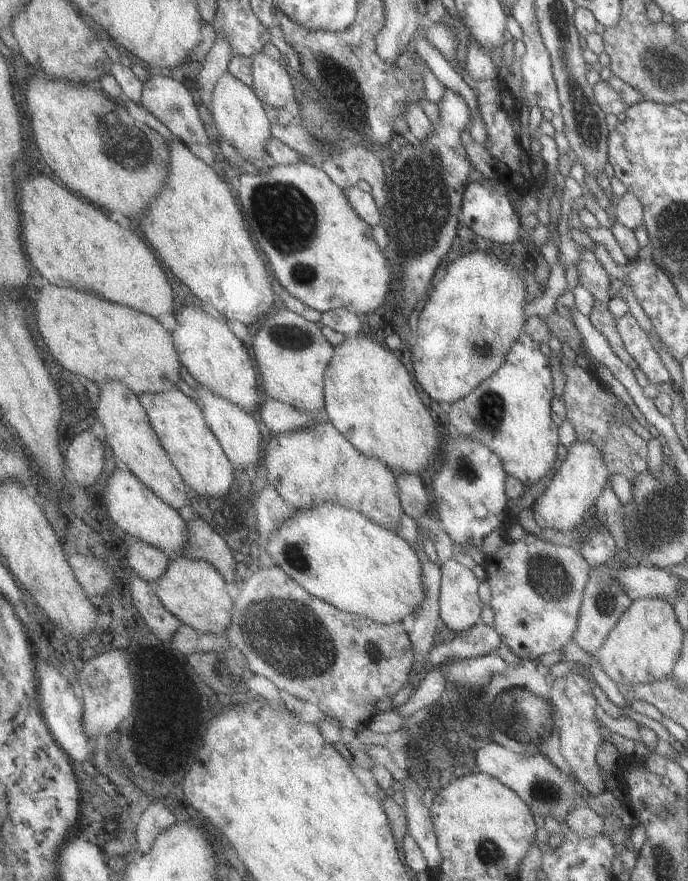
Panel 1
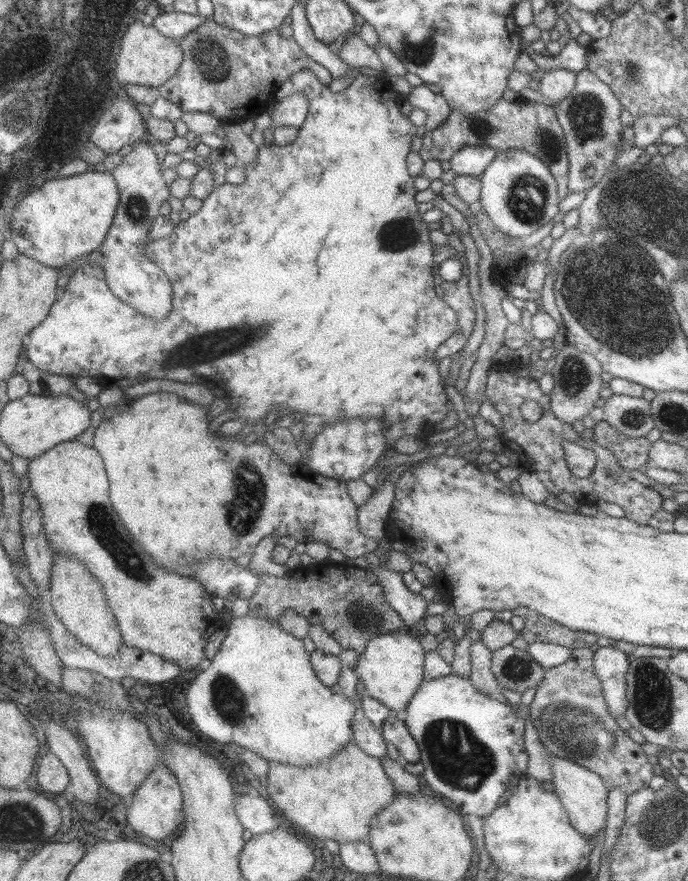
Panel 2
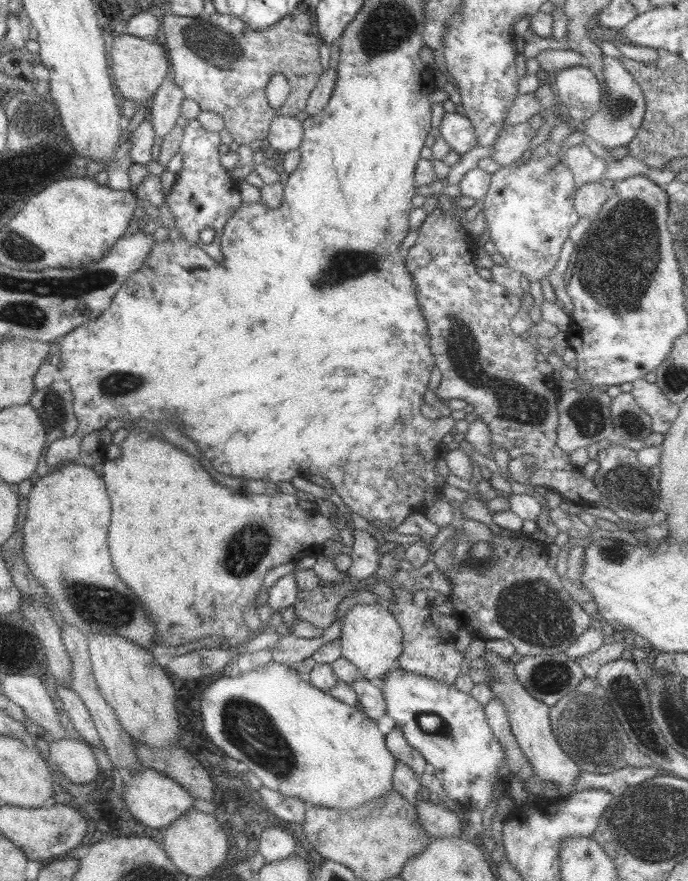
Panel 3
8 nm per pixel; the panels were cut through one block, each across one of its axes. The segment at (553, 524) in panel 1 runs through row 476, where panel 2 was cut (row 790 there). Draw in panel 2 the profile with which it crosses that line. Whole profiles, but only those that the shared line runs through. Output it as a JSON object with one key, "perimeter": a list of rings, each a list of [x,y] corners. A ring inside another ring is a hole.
{"perimeter":[[[548,752],[550,758],[550,772],[552,772],[552,784],[554,793],[560,799],[561,805],[569,816],[571,825],[580,831],[592,844],[600,828],[606,824],[608,787],[599,774],[570,762],[565,758],[558,758]]]}

